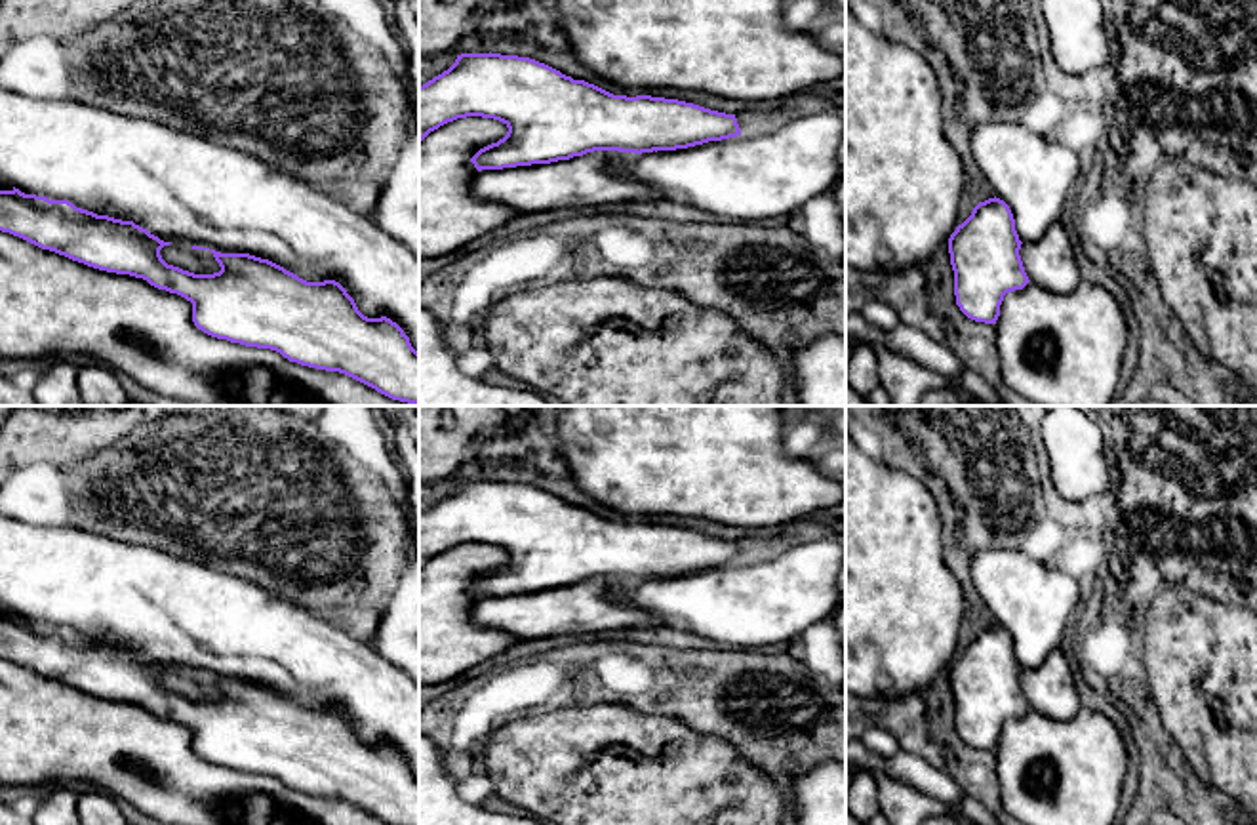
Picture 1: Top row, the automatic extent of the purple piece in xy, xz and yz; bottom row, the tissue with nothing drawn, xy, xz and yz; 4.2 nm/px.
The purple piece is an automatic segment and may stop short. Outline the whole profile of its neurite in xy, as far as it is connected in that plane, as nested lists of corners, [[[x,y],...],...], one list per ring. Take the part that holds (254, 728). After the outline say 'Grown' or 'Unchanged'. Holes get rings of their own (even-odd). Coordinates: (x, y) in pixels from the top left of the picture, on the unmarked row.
[[[0,608],[0,657],[88,694],[143,705],[158,716],[185,724],[192,730],[194,753],[211,764],[270,775],[289,789],[345,800],[389,825],[419,825],[419,779],[411,774],[409,764],[387,743],[364,743],[354,726],[335,707],[307,709],[284,694],[249,680],[221,680],[210,674],[164,669],[133,648],[97,642],[76,634],[69,627],[25,621],[4,608]]]. Grown

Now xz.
[[[491,478],[461,480],[448,497],[419,513],[419,570],[440,553],[467,543],[493,545],[509,554],[503,566],[470,585],[478,596],[470,617],[478,627],[503,631],[518,642],[663,627],[665,621],[611,598],[609,591],[741,562],[735,541],[678,526],[613,522],[535,486]]]. Grown

